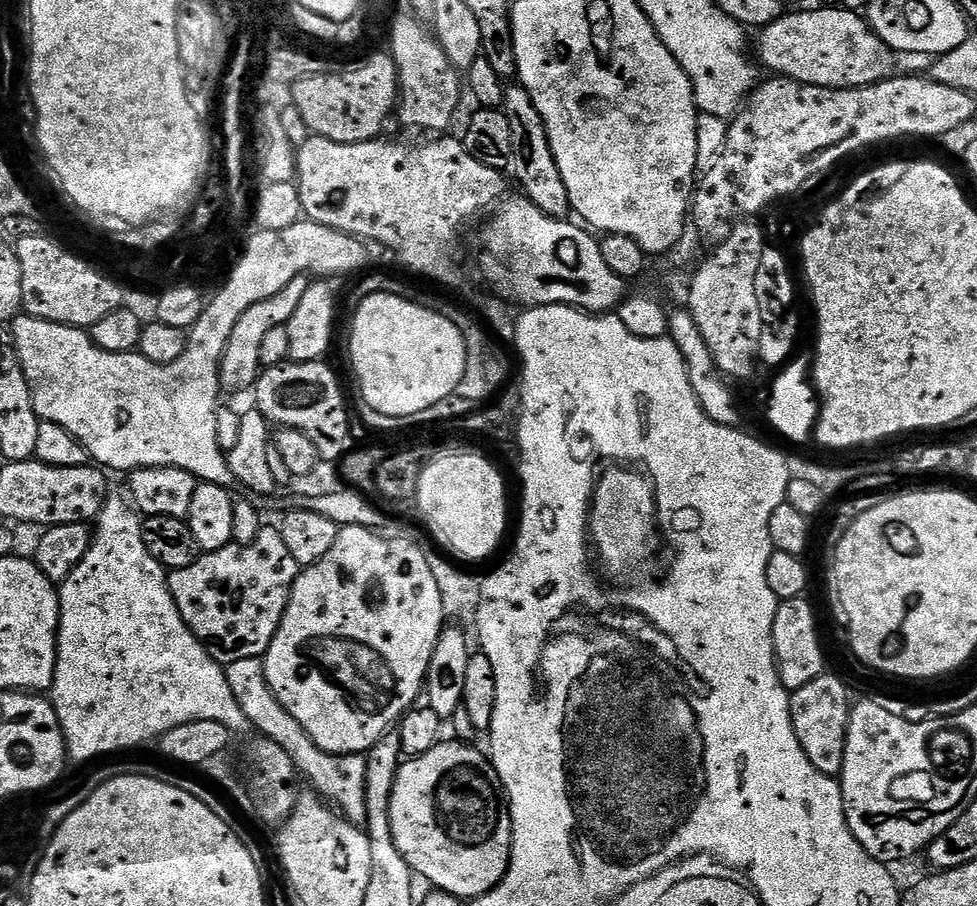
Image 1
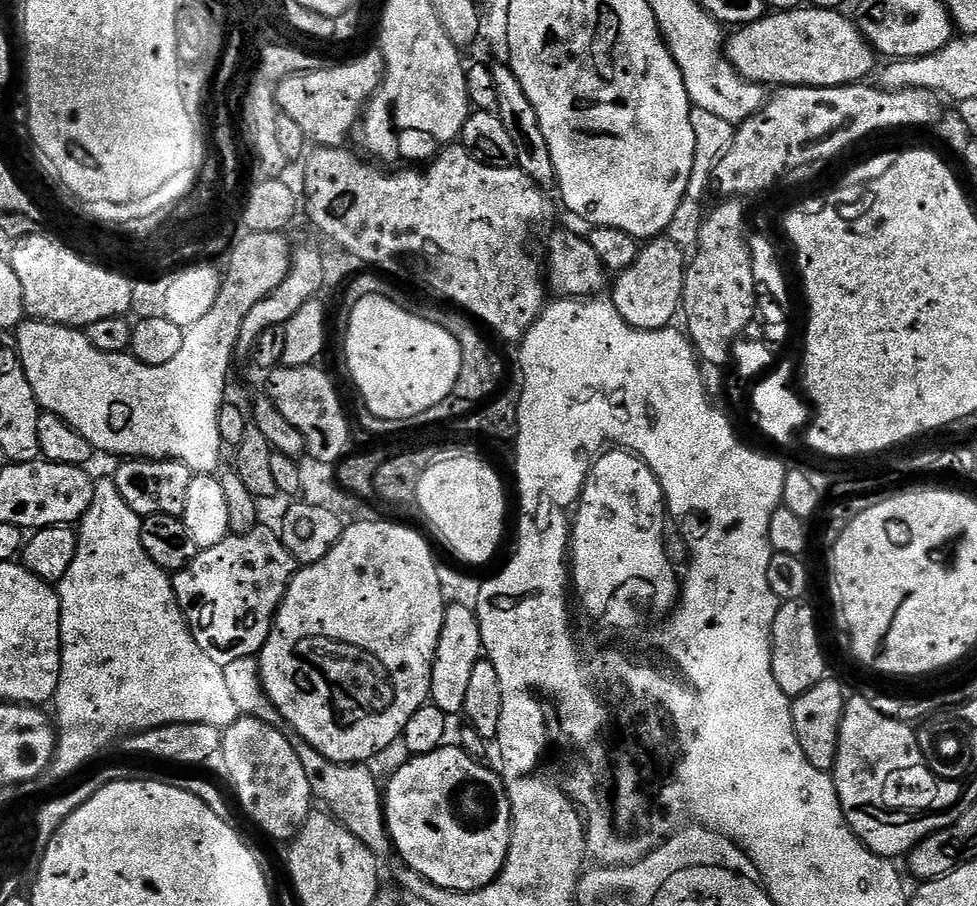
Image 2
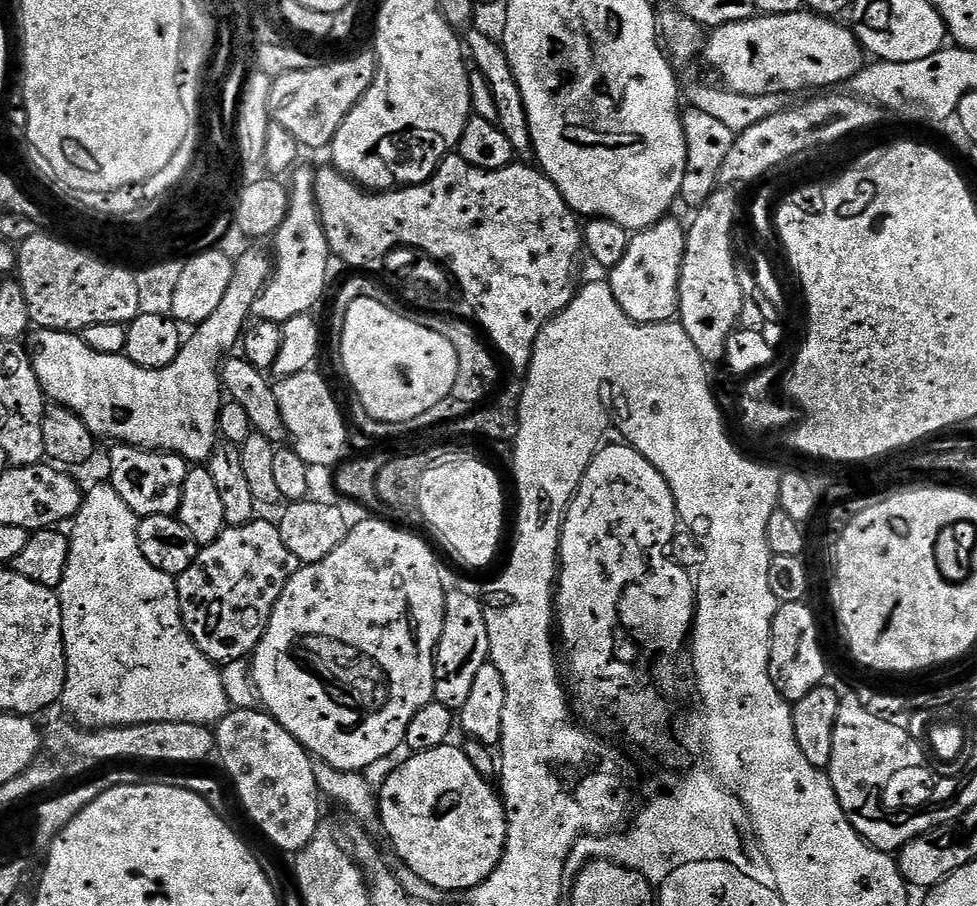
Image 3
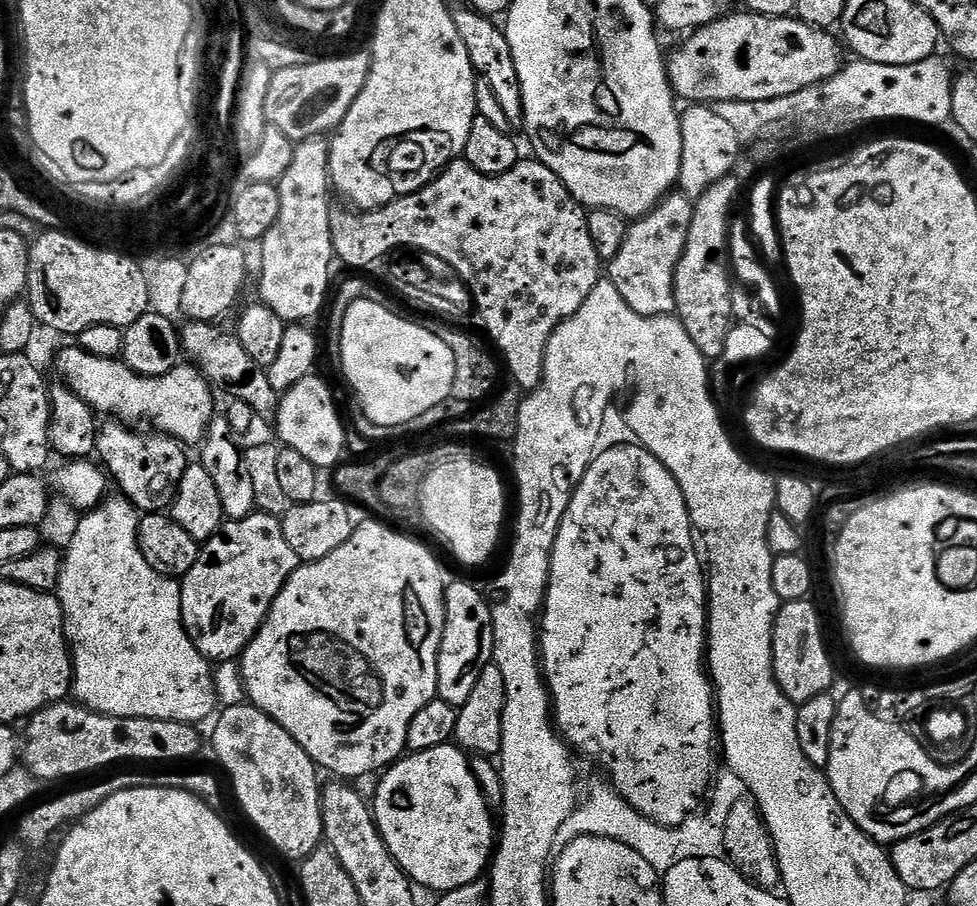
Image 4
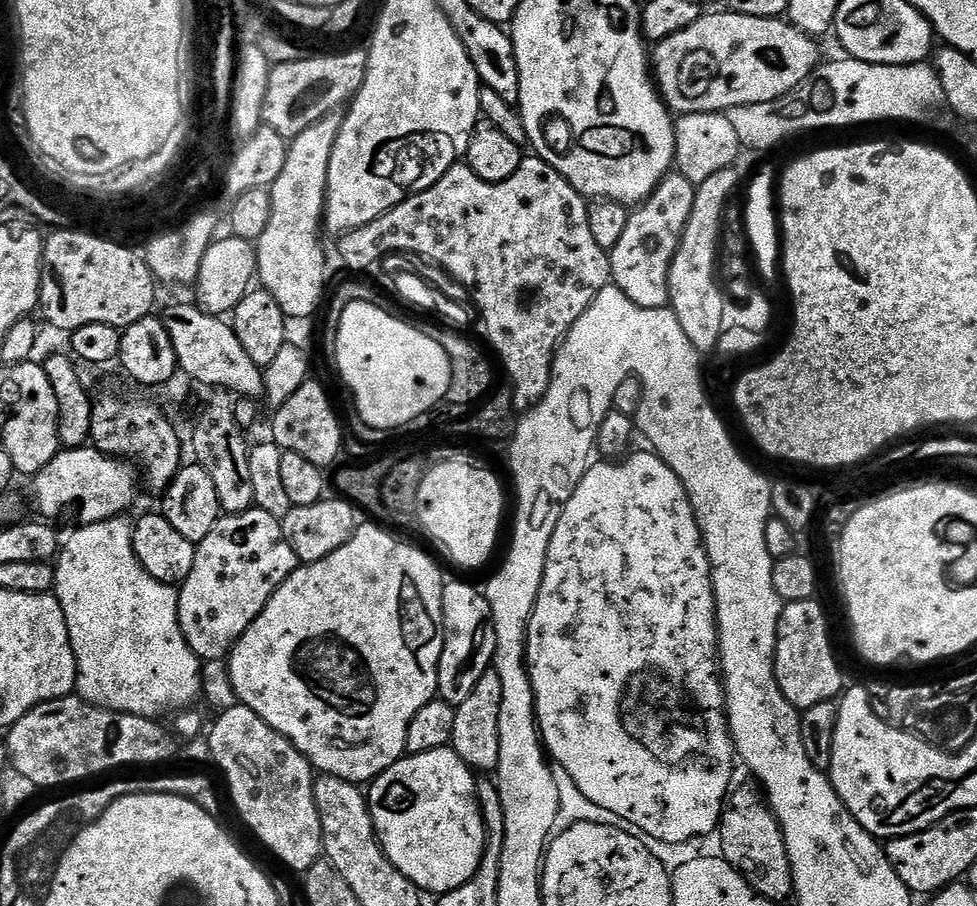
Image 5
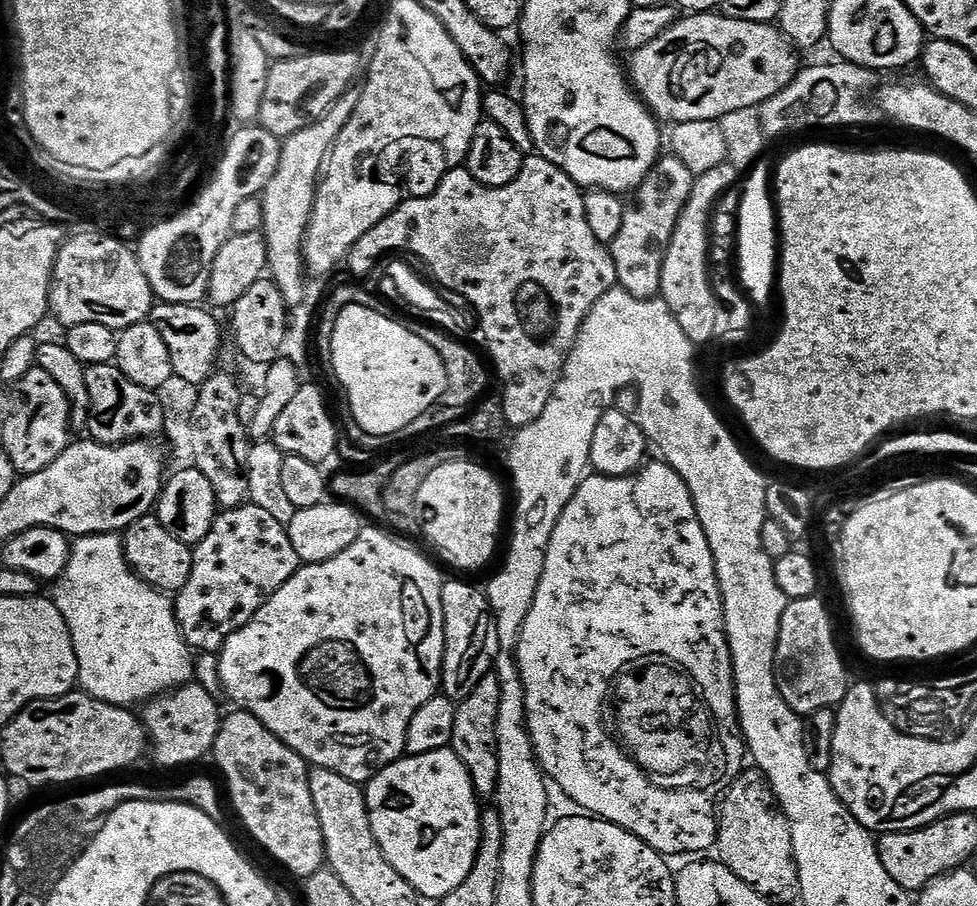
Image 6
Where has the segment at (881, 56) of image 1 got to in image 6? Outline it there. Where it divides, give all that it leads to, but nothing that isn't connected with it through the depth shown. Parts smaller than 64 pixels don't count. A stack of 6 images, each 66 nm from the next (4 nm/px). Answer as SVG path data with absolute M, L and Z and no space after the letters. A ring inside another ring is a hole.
M716 10L698 12L677 19L676 23L670 26L670 30L666 30L666 34L658 34L658 38L654 38L654 42L650 42L650 46L642 46L637 52L631 53L630 84L636 95L652 111L657 121L672 120L673 125L686 122L706 122L707 120L720 121L724 115L733 114L734 111L746 110L747 108L759 109L760 105L766 103L770 98L774 98L774 94L778 94L786 85L791 84L802 64L796 55L798 55L797 49L792 41L780 31L779 27L772 24L759 24L758 22L738 22L738 18L726 18Z

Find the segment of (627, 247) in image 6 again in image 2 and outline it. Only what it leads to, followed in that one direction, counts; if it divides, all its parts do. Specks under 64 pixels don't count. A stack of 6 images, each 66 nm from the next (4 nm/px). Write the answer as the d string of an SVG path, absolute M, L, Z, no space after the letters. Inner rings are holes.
M653 238L641 247L634 266L615 277L616 285L612 288L612 305L622 314L622 318L632 328L638 330L662 330L681 315L684 302L684 270L686 252L669 238Z

